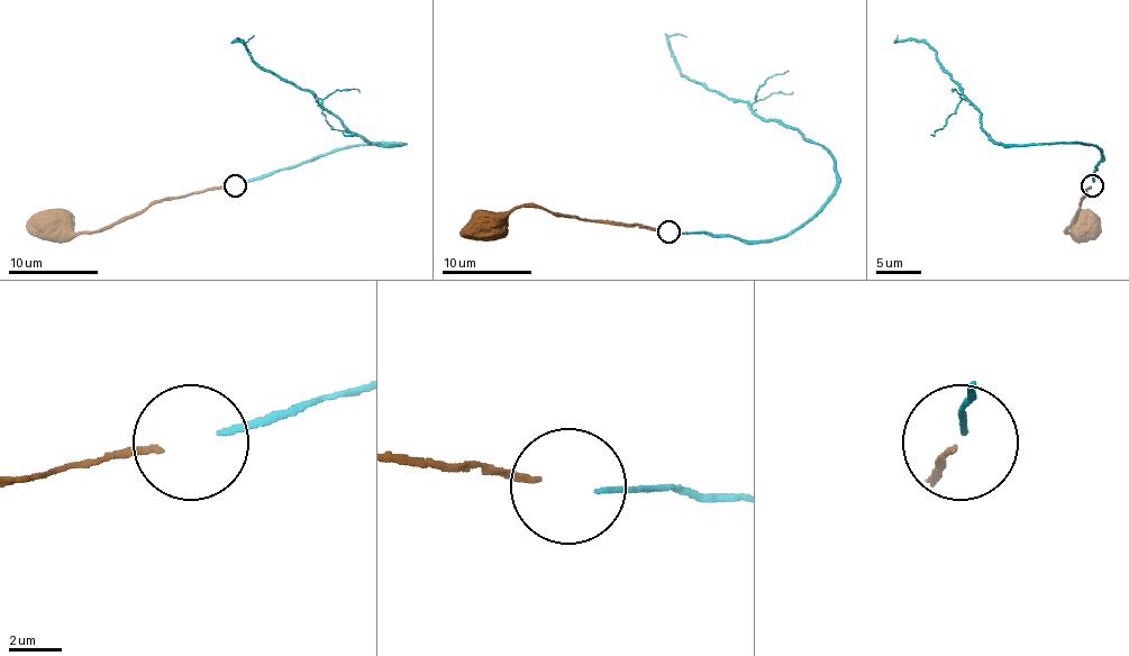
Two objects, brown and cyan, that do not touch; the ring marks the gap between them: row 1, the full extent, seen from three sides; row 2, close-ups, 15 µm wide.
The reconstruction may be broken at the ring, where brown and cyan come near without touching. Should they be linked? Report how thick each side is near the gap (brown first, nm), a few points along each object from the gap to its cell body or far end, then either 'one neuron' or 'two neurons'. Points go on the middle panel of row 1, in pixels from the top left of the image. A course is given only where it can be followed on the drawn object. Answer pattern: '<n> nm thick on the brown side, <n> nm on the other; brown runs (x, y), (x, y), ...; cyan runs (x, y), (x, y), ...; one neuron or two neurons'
220 nm thick on the brown side, 190 nm on the other; brown runs (659, 230), (567, 217), (527, 206), (498, 212), (489, 219); cyan runs (677, 233), (745, 242), (788, 237), (837, 181), (835, 158), (806, 138), (689, 80), (668, 39), (686, 37); one neuron

